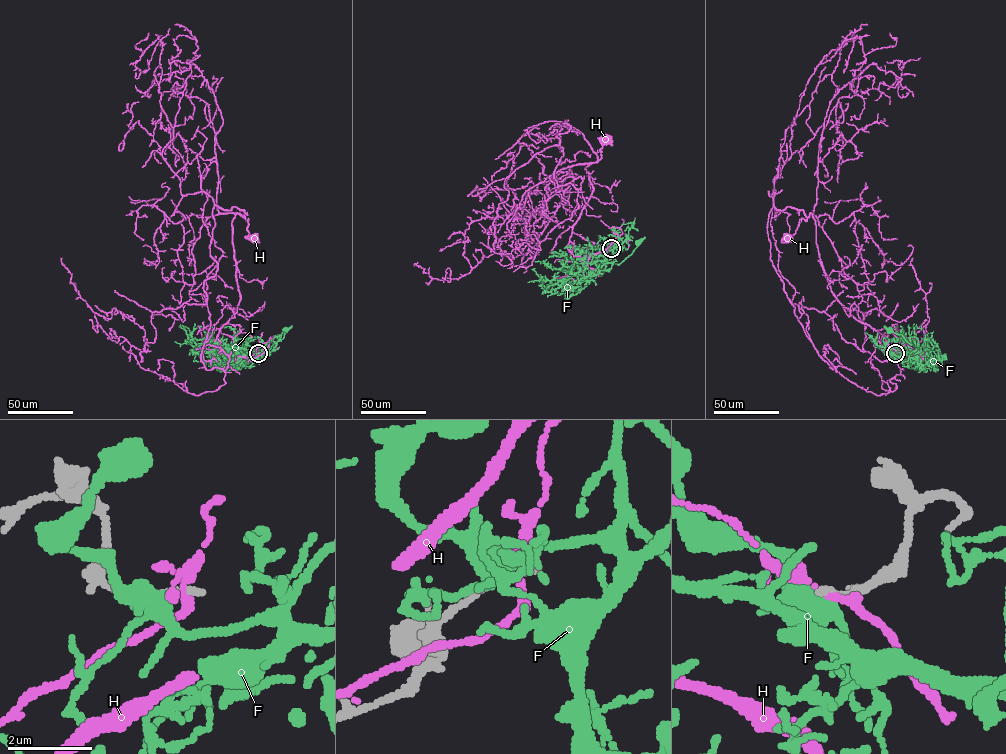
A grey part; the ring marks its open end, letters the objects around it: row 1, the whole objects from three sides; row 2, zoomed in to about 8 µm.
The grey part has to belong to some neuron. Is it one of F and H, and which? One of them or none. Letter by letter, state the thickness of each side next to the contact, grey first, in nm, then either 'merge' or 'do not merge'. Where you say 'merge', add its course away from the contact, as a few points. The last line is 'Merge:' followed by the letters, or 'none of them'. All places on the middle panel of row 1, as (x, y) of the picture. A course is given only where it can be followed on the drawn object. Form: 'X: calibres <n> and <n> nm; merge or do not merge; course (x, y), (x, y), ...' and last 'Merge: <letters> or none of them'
F: calibres 190 and 360 nm; do not merge
H: calibres 170 and 170 nm; do not merge
Merge: none of them

